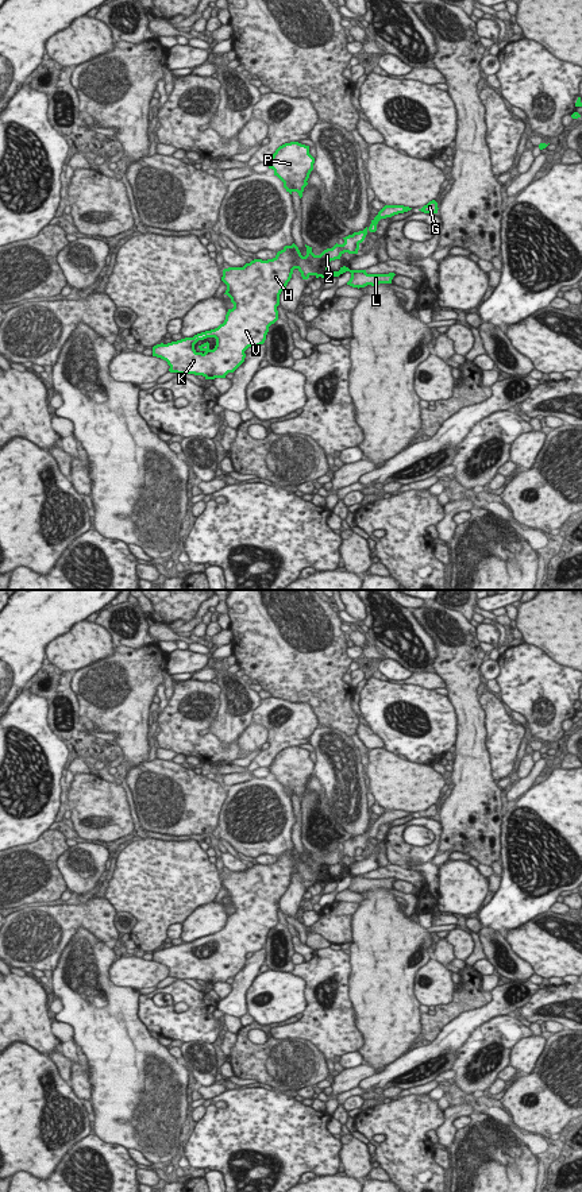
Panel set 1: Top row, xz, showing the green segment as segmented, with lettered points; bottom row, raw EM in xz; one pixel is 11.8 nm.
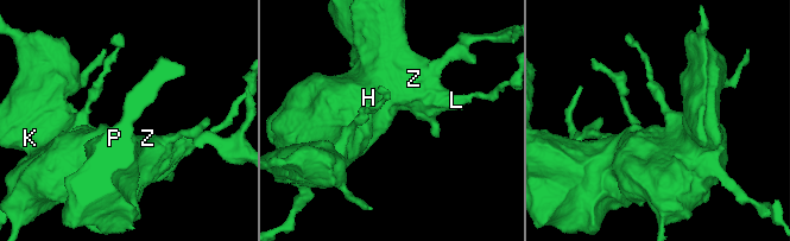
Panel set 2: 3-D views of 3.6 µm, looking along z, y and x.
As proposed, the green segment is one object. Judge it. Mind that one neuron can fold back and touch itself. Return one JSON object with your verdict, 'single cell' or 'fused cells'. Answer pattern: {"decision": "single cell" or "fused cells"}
{"decision": "single cell"}

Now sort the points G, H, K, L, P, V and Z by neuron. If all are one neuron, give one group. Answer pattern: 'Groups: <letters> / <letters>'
Groups: G H K L P V Z

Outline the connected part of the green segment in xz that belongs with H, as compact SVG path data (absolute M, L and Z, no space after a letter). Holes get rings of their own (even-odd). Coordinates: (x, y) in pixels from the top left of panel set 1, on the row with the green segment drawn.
M385 205L371 220L369 228L343 238L343 244L336 243L320 255L315 255L312 247L305 244L307 255L302 256L293 243L285 246L273 259L254 259L243 267L224 269L221 277L227 285L224 294L234 304L224 323L193 337L157 344L153 347L153 356L166 360L170 373L203 375L205 379L226 378L244 362L244 351L248 347L255 348L265 343L269 327L278 320L280 294L290 281L294 269L301 273L302 279L311 275L328 279L350 271L351 278L347 285L358 289L367 285L392 283L394 273L367 274L366 270L350 270L346 266L339 271L331 271L328 263L340 259L344 252L358 254L359 244L369 231L377 231L381 219L411 209L404 205ZM207 337L216 339L215 348L211 350L207 342L199 346L197 352L194 344Z

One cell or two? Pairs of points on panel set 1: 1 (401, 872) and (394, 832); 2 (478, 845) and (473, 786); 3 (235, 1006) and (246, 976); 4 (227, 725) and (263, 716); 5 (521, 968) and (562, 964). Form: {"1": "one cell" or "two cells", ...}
{"1": "two cells", "2": "one cell", "3": "one cell", "4": "two cells", "5": "two cells"}

